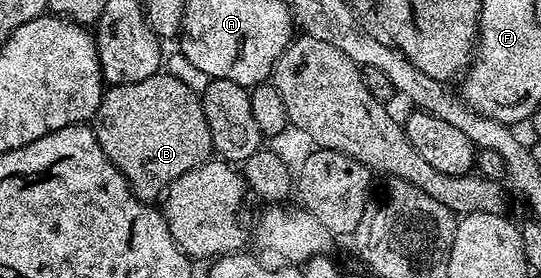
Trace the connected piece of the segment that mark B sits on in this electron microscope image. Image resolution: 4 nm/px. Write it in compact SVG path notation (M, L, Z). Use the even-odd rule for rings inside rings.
M167 73L151 75L146 77L146 81L109 86L96 110L94 130L98 145L102 145L102 153L106 153L106 157L126 177L134 194L149 205L155 204L167 192L169 185L182 177L182 173L208 162L213 154L210 125L206 125L200 95L192 91L190 85L182 85L178 77Z

